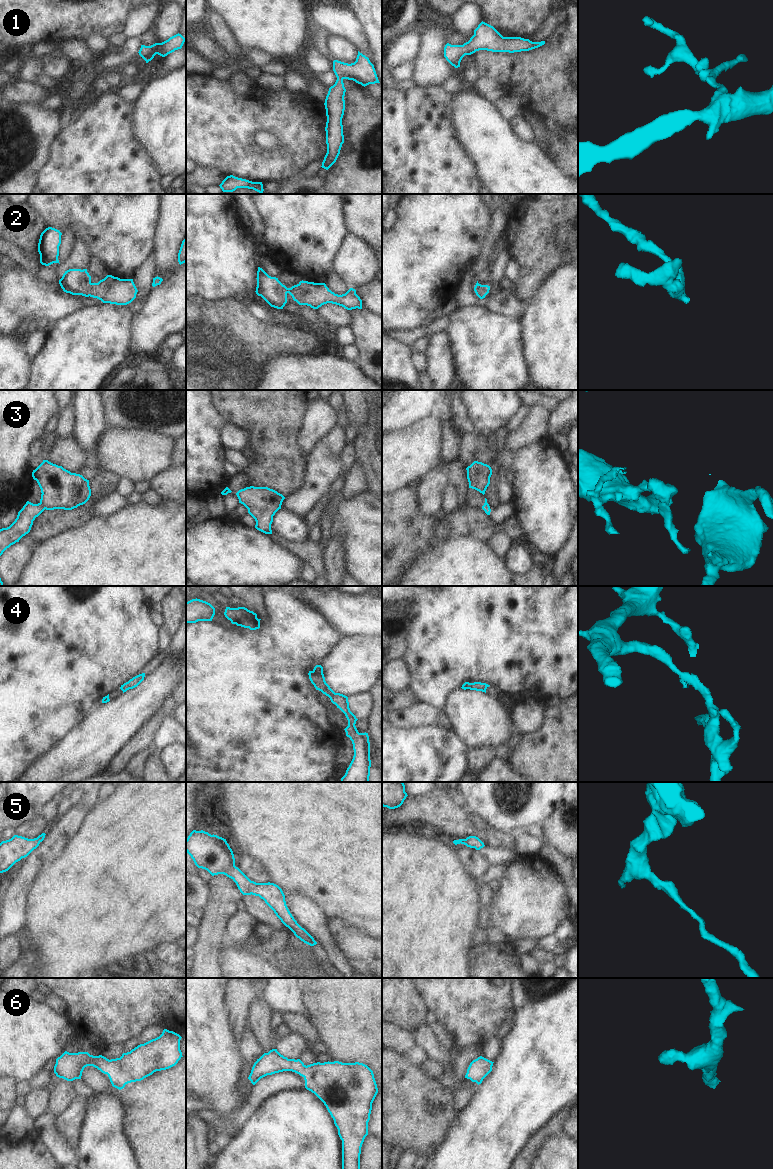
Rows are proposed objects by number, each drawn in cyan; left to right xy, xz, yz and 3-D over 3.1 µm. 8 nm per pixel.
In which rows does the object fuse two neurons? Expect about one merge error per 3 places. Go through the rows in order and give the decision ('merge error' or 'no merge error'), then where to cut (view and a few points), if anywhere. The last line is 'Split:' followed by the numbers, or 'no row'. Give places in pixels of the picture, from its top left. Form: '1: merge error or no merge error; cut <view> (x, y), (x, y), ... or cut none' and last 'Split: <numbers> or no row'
1: no merge error; cut none
2: no merge error; cut none
3: merge error; cut xy (40, 502), (45, 508)
4: no merge error; cut none
5: no merge error; cut none
6: no merge error; cut none
Split: 3

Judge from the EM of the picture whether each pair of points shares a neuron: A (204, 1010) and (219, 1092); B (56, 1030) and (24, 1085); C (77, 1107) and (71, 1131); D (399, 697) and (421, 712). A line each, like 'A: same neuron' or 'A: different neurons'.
A: same neuron
B: different neurons
C: same neuron
D: different neurons

